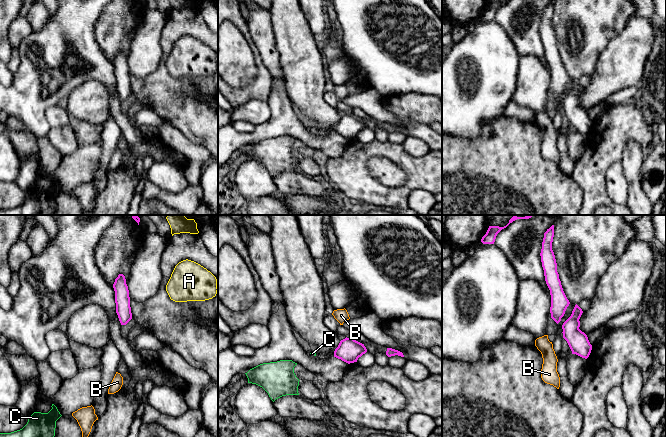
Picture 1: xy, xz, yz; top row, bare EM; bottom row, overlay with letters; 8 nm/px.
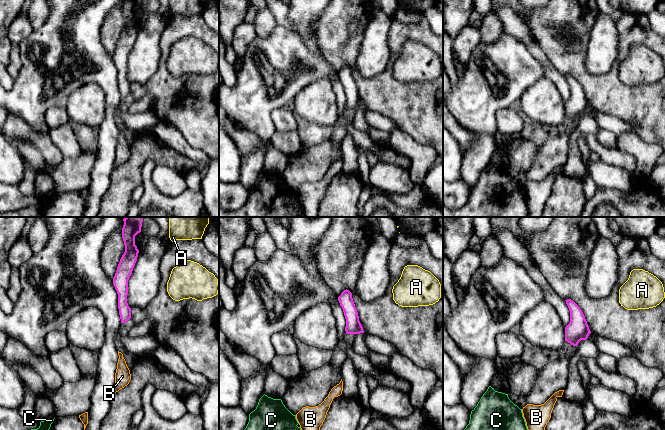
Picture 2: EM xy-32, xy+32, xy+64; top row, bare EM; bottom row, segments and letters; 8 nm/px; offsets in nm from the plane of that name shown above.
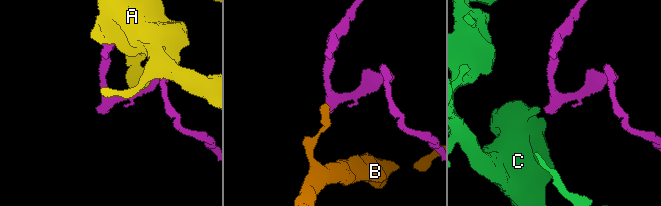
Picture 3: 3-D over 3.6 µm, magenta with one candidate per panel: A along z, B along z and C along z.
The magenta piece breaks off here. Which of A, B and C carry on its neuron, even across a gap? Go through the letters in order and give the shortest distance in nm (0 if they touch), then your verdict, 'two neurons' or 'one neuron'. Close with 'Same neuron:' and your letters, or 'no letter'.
A: 220 nm | two neurons
B: 100 nm | two neurons
C: 150 nm | one neuron
Same neuron: C

